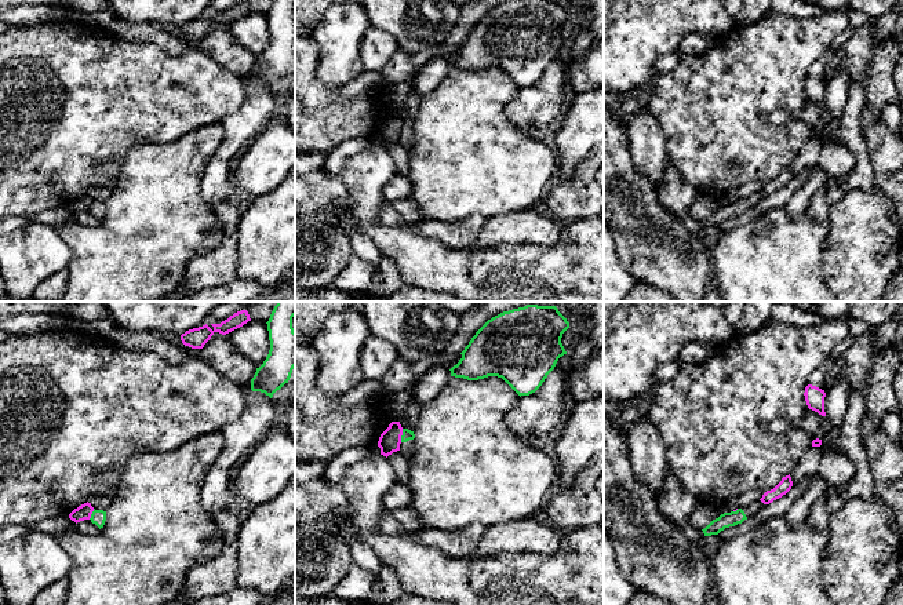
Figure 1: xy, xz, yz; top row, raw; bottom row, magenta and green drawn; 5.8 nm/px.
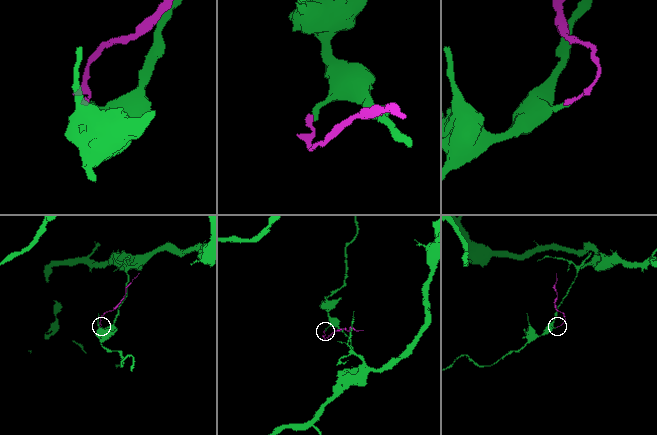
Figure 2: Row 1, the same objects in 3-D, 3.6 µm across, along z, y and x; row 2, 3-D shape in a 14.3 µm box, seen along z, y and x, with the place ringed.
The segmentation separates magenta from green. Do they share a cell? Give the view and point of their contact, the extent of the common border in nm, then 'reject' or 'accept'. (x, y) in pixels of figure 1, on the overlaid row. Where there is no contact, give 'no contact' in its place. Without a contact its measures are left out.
contact xz (401, 434); length 80 nm; reject

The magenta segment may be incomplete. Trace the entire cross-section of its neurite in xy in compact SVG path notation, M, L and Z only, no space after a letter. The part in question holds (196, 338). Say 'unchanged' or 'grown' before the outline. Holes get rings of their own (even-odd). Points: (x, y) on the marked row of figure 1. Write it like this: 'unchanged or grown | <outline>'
unchanged | M241 310L234 313L221 324L211 324L214 327L212 329L207 324L199 328L189 329L181 335L181 340L185 346L189 346L192 349L203 349L215 332L226 335L243 327L248 321L251 321L248 311Z

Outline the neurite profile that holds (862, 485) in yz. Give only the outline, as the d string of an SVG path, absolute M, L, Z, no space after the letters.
M863 389L849 391L849 405L844 416L837 445L837 449L844 452L855 463L855 475L838 488L830 486L823 493L827 498L840 498L844 502L858 498L864 500L877 498L864 441L860 435L860 420L864 415L864 396L866 391Z

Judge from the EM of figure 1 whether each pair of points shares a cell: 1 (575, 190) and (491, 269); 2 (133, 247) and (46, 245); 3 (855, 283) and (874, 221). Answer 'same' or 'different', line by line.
1: different
2: different
3: same

